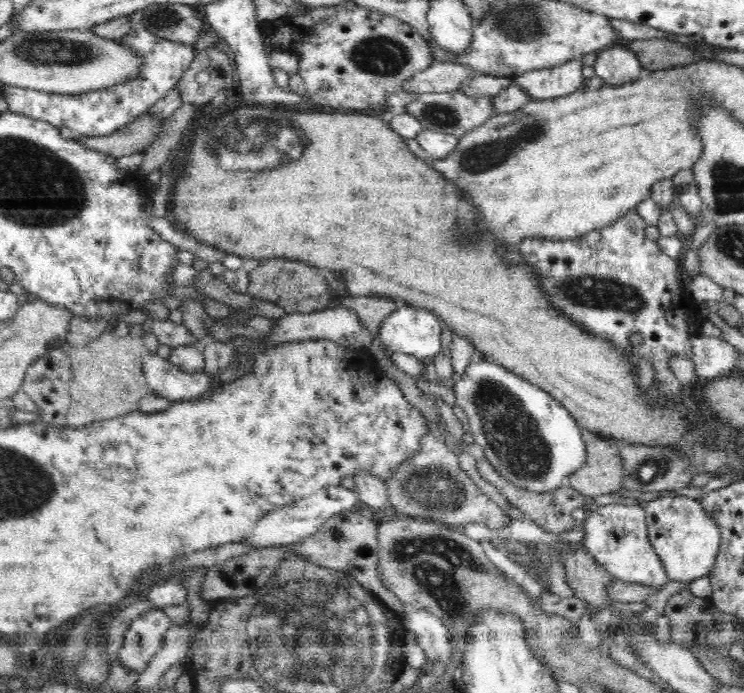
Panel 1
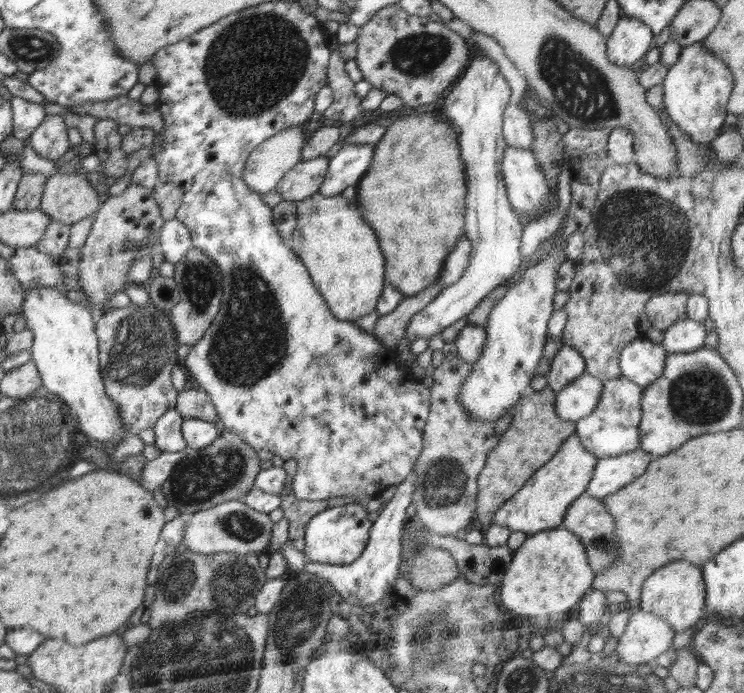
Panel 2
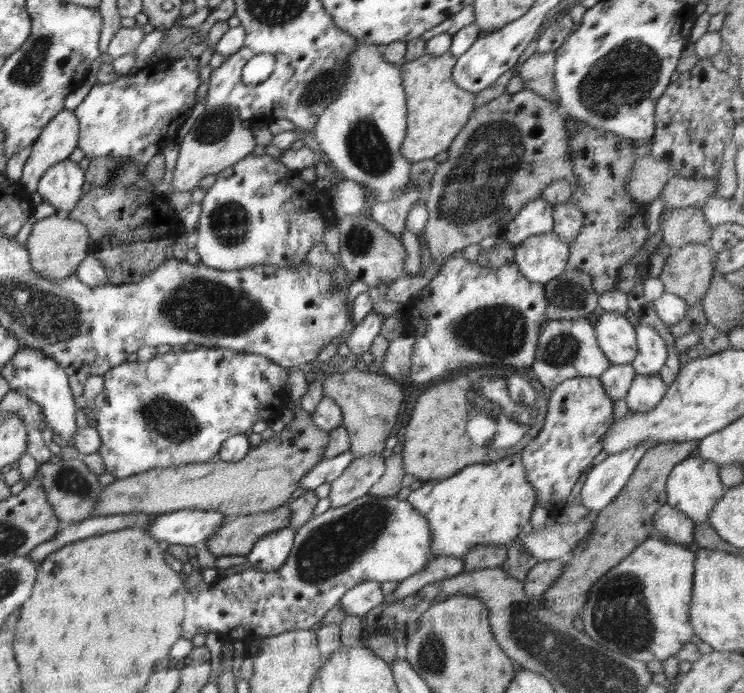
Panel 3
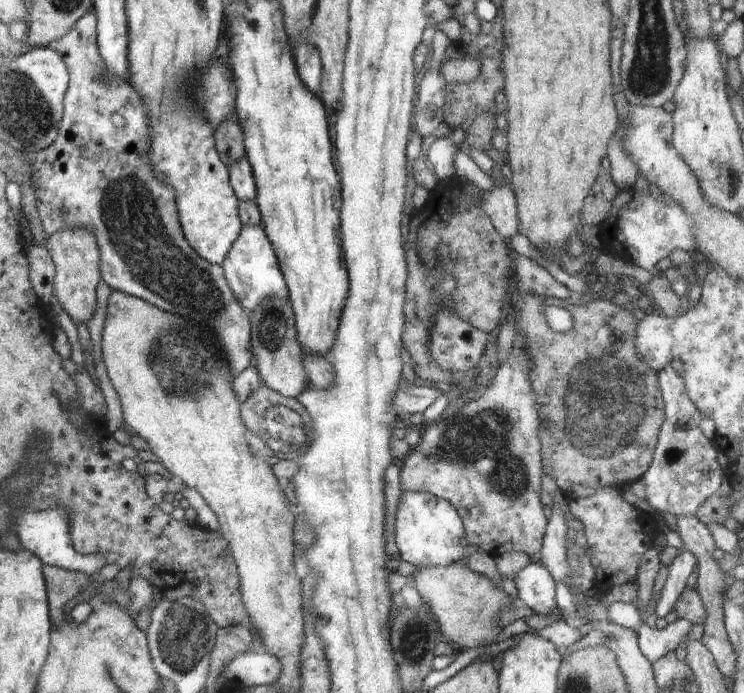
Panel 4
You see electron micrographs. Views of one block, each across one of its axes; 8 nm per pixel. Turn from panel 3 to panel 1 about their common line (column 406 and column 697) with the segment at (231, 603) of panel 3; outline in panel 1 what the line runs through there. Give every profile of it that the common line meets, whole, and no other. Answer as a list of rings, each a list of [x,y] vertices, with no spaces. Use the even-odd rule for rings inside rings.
[[[682,495],[659,496],[643,504],[649,541],[666,569],[669,580],[688,582],[708,576],[721,546],[720,531],[713,518],[696,500]]]

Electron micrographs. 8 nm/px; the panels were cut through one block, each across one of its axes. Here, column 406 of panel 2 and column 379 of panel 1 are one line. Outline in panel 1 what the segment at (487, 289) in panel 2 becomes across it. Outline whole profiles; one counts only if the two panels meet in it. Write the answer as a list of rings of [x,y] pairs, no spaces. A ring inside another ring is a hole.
[[[401,304],[397,310],[394,310],[394,313],[390,314],[382,322],[376,338],[383,343],[388,352],[402,352],[420,360],[431,360],[431,358],[436,358],[440,351],[442,351],[440,332],[442,332],[441,321],[434,319],[424,309]]]

